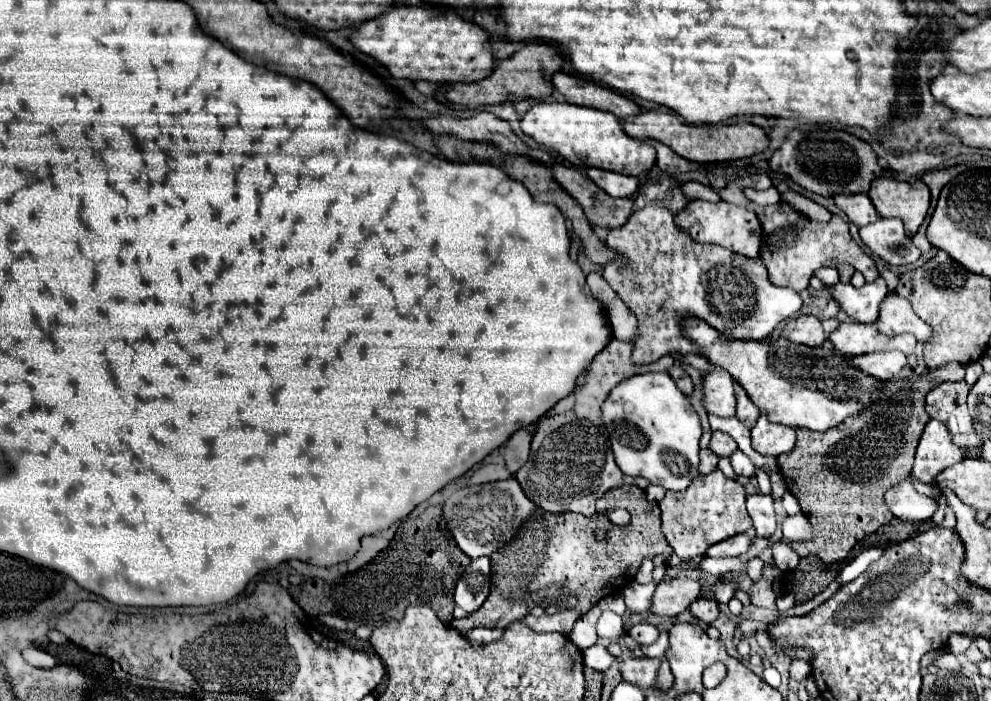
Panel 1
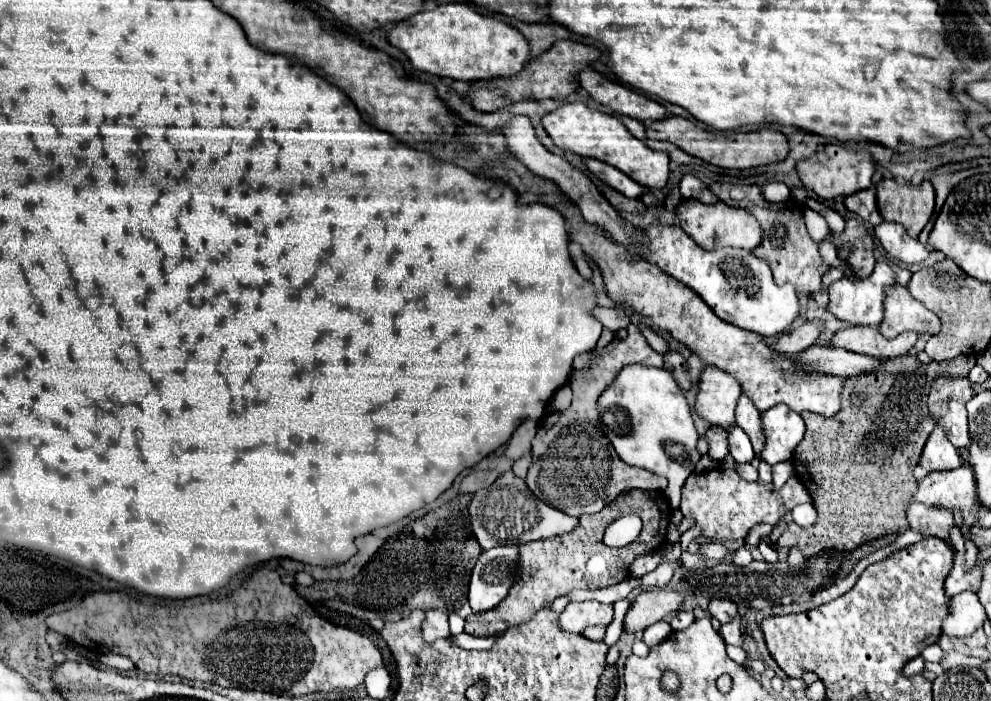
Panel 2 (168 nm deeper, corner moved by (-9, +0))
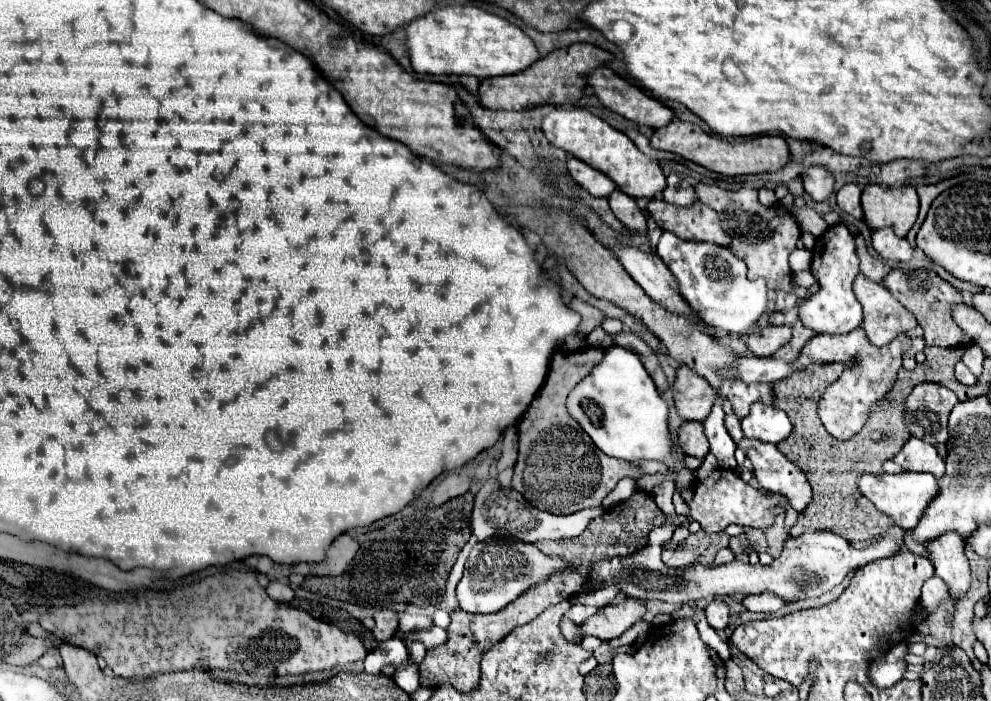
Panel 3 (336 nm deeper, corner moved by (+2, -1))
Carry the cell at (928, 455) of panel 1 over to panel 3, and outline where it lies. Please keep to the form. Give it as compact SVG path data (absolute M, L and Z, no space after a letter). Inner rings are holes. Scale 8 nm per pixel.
M909 438L907 444L897 452L893 462L897 462L903 470L929 472L937 478L945 472L945 462L939 458L935 446L917 438Z

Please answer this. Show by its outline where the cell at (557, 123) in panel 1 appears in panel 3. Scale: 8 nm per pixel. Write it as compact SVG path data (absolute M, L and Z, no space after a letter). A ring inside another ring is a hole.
M555 108L543 120L543 132L553 146L609 176L617 188L621 188L631 198L653 198L657 192L665 190L665 176L659 164L645 156L623 132L611 128L607 122L583 108Z

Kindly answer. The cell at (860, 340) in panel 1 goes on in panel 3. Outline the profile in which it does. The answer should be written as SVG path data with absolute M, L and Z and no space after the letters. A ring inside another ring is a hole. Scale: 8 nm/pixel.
M857 328L847 334L817 334L813 336L803 350L797 354L793 364L815 364L815 362L851 362L855 360L855 366L849 366L843 370L843 374L833 382L827 392L819 400L819 418L825 426L825 430L837 438L837 440L849 440L853 438L867 422L873 406L887 396L891 386L897 380L897 372L901 368L901 356L911 348L911 338L905 334L899 334L893 342L887 346L873 346L869 338L865 336L863 328Z

